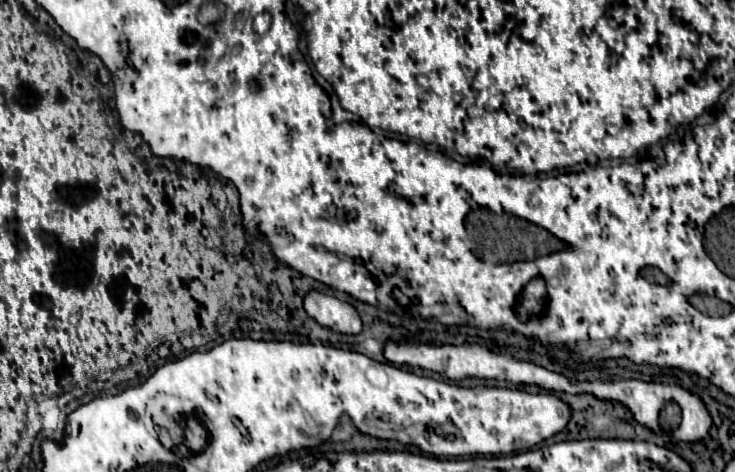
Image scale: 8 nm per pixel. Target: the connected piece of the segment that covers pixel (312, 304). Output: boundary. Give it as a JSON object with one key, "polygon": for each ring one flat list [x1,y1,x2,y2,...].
{"polygon":[[309,290,305,296,305,310,321,326,327,326,335,332,343,332,343,334,361,332,361,318,357,310,349,302,333,294,321,290]]}

